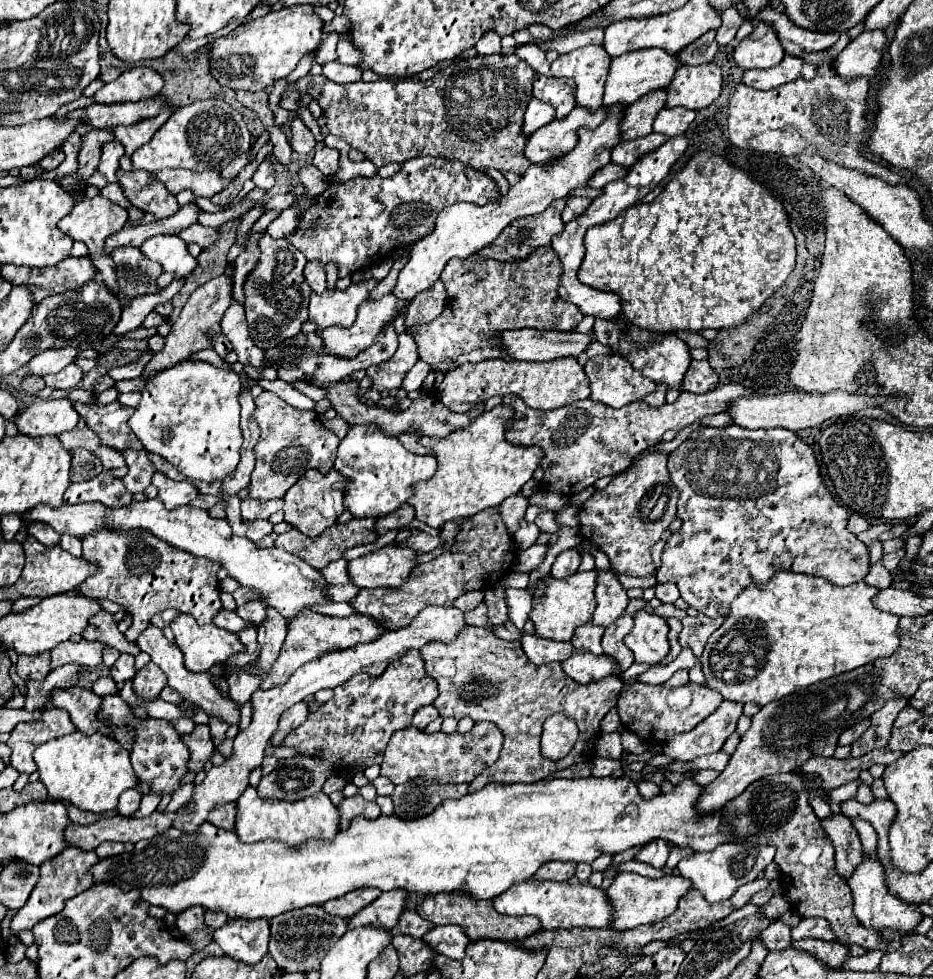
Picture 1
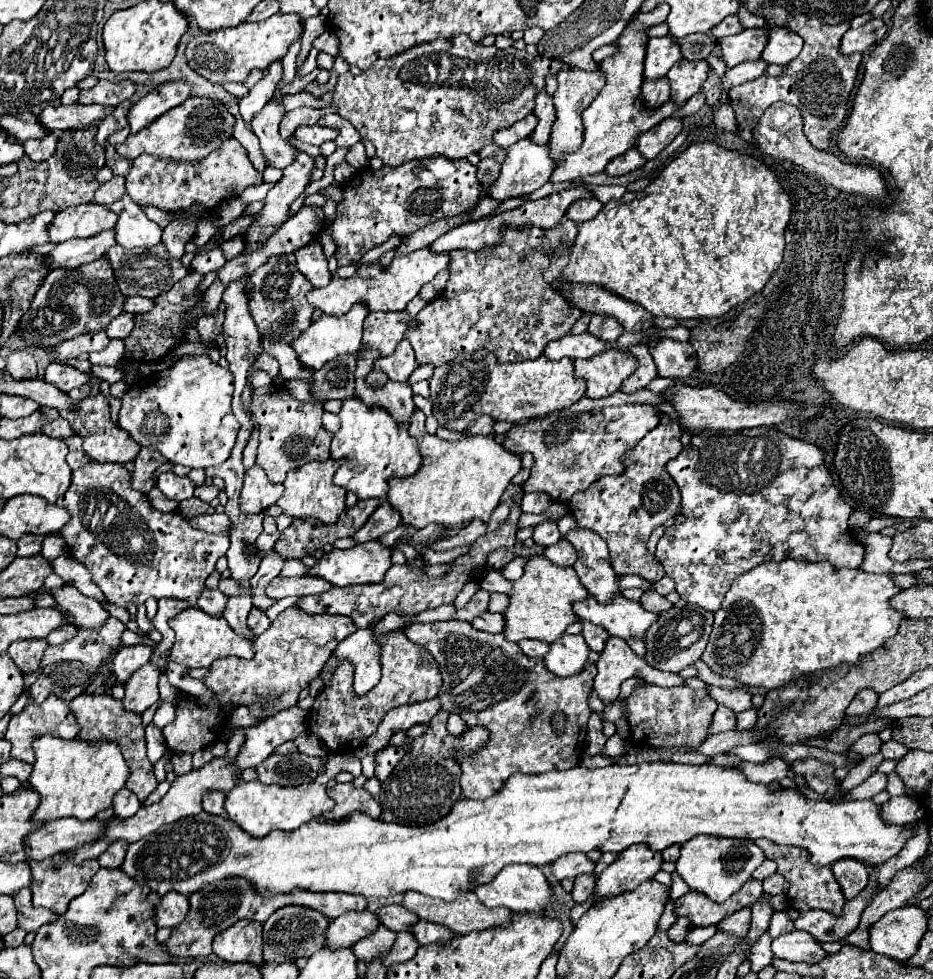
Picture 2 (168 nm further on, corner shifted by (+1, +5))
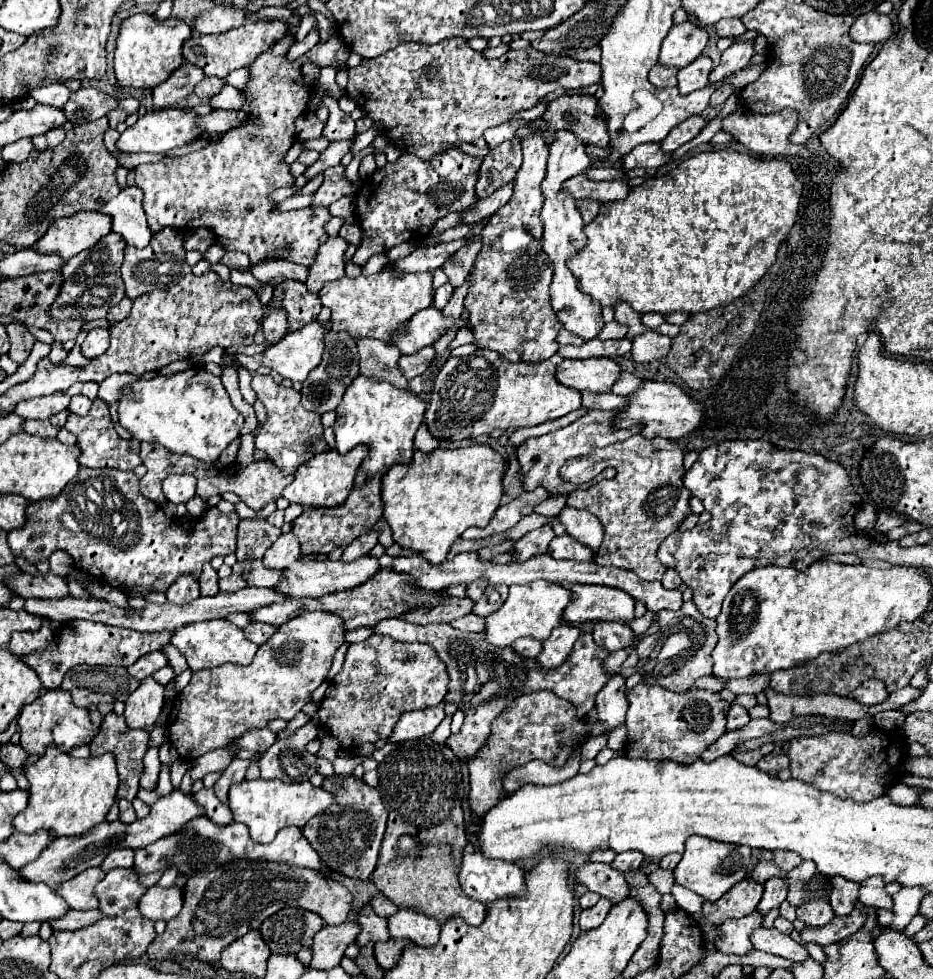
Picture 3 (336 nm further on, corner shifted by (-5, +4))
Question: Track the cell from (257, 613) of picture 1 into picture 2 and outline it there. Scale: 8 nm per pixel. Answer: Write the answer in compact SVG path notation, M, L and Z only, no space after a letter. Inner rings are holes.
M253 607L251 613L249 613L249 617L247 617L247 627L251 629L251 633L257 637L257 635L261 635L269 625L271 625L271 621L267 619L267 615L265 615L263 611L259 611L257 607Z

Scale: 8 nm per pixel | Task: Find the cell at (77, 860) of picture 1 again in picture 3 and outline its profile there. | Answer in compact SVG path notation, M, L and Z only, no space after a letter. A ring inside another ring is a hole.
M101 868L83 870L75 878L61 884L57 894L63 896L67 900L67 904L75 910L93 910L93 908L97 908L97 898L93 894L93 888L103 876L105 874Z

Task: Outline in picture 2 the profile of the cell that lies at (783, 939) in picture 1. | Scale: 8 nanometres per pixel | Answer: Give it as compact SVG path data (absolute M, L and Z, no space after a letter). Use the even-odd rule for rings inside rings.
M775 911L773 913L773 917L771 917L771 923L769 923L769 935L775 939L775 937L779 937L779 935L783 935L783 933L789 933L789 931L793 931L795 927L793 927L793 921L783 913L783 911Z

